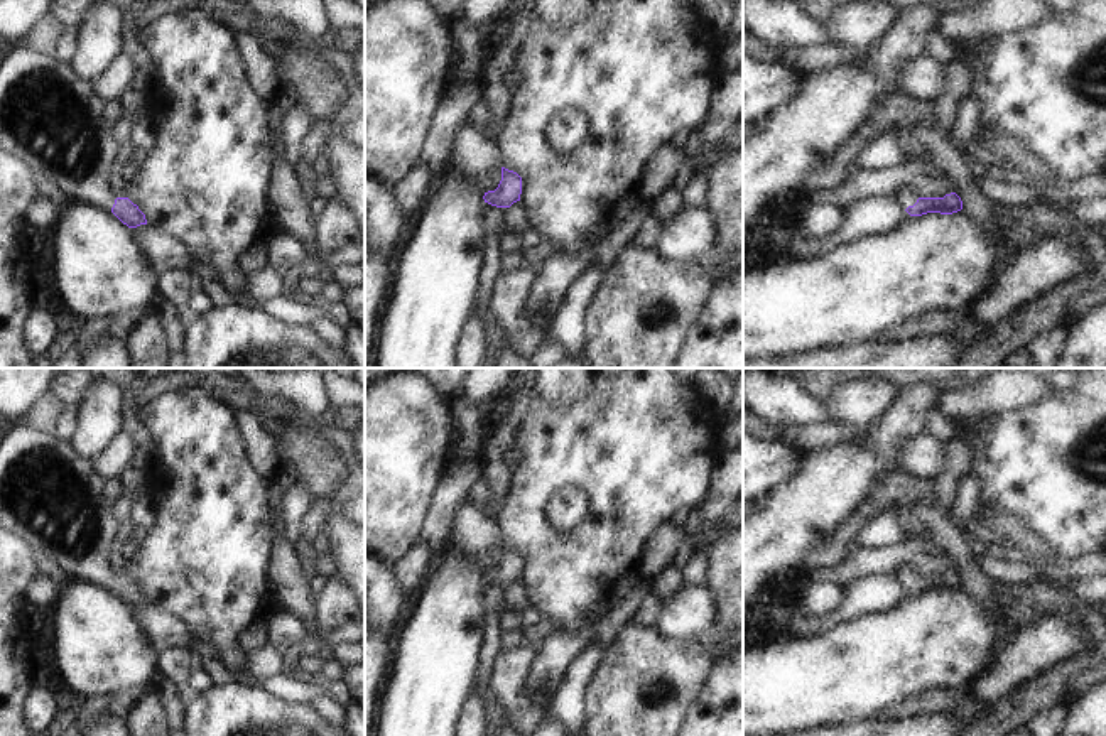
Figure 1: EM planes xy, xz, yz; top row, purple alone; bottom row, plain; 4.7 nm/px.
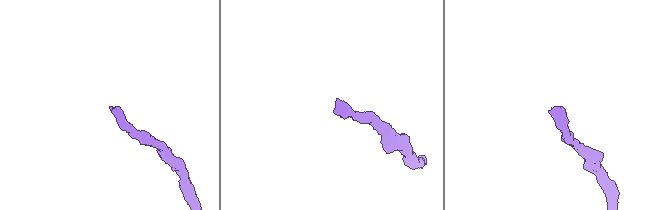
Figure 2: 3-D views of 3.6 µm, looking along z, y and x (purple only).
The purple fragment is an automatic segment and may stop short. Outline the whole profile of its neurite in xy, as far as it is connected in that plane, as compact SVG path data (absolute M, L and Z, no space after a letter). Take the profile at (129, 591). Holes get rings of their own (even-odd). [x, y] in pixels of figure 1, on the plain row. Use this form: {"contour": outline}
{"contour": "M25 420L7 425L0 437L0 530L24 540L37 559L57 564L71 581L113 591L128 606L137 606L147 603L145 593L128 576L117 576L108 564L108 545L115 538L118 522L101 498L103 483L91 461L78 456L68 441L42 434Z"}

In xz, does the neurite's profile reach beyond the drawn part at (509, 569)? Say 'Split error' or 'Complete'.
Split error

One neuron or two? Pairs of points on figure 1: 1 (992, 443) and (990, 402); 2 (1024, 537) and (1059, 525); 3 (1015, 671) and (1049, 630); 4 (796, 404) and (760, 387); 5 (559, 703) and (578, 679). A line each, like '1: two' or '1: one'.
1: two
2: two
3: one
4: one
5: one

